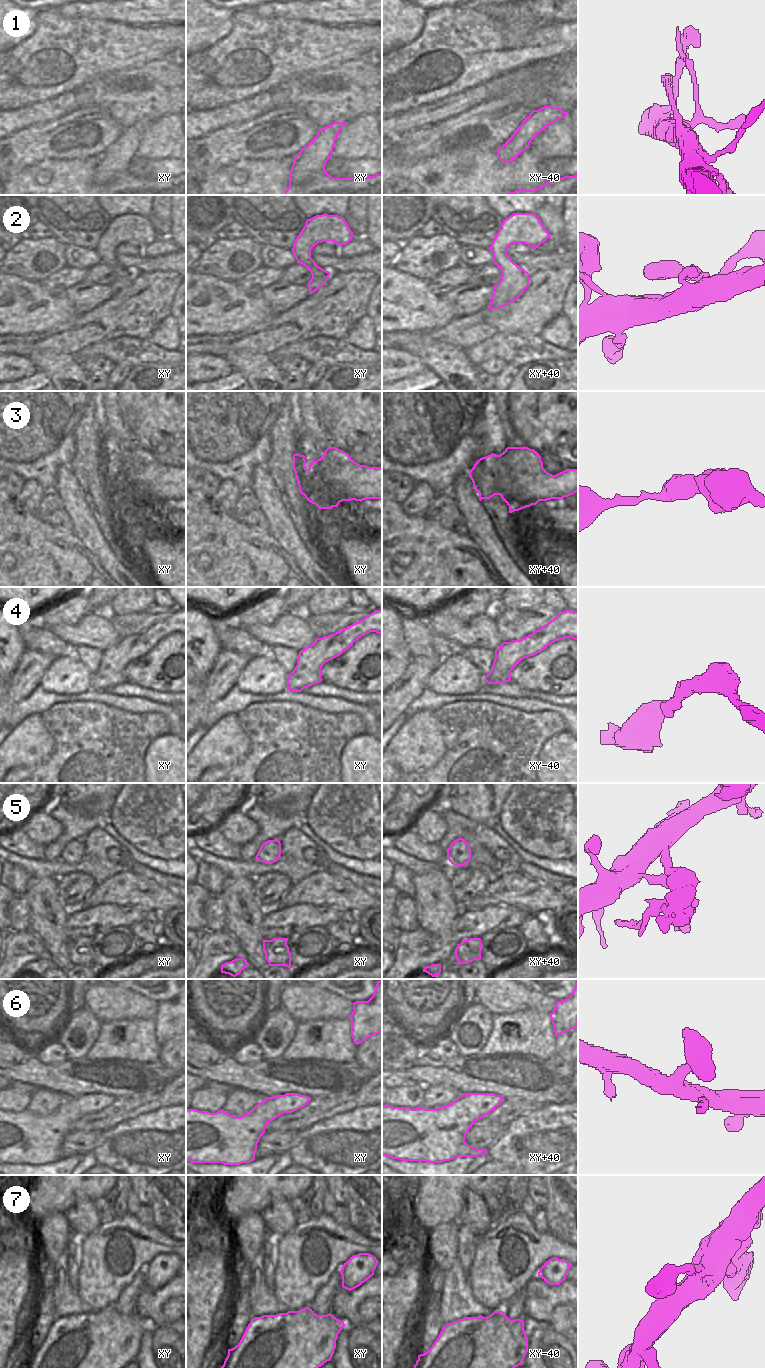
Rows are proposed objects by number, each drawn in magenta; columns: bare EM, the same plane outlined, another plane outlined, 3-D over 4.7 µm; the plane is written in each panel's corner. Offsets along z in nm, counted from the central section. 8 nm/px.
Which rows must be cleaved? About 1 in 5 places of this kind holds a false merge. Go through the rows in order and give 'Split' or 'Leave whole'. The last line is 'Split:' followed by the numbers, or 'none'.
1: Leave whole
2: Leave whole
3: Leave whole
4: Leave whole
5: Split
6: Leave whole
7: Leave whole
Split: 5.

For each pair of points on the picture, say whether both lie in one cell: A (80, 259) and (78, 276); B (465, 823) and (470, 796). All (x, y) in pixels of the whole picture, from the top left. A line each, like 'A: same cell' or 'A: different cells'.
A: different cells
B: different cells

